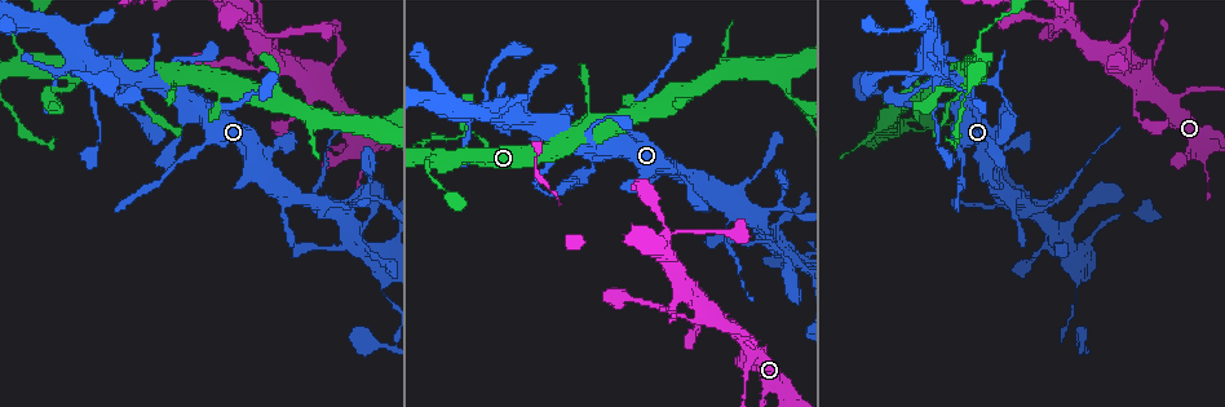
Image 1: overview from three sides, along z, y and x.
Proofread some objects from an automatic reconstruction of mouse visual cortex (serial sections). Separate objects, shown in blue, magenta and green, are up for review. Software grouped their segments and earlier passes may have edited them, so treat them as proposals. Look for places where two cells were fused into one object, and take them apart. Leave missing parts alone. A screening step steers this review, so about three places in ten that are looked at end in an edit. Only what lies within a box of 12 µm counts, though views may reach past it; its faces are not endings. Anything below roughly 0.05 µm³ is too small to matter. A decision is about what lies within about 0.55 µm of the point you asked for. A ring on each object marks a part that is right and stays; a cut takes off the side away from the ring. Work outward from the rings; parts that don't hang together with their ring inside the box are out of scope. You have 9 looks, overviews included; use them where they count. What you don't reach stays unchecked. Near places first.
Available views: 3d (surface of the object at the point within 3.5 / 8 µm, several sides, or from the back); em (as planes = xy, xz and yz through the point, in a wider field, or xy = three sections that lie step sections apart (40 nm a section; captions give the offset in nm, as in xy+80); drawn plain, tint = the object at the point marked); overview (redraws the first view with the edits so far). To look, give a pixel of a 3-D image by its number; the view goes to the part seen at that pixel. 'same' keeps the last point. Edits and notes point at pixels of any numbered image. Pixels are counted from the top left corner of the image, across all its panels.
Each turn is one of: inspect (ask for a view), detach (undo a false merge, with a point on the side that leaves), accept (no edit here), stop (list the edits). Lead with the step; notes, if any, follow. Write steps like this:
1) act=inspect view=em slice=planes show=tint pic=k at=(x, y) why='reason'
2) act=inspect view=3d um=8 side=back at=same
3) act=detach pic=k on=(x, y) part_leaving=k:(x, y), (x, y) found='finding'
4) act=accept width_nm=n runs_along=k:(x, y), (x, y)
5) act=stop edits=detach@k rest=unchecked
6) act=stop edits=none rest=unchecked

act=inspect view=3d um=3.5 pic=1 at=(202, 144) why='sudden change in width'

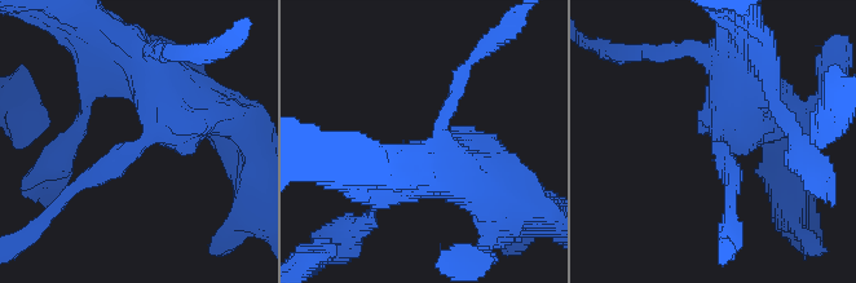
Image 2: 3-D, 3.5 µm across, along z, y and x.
act=inspect view=em slice=xy step=1 show=tint pic=2 at=(139, 141)

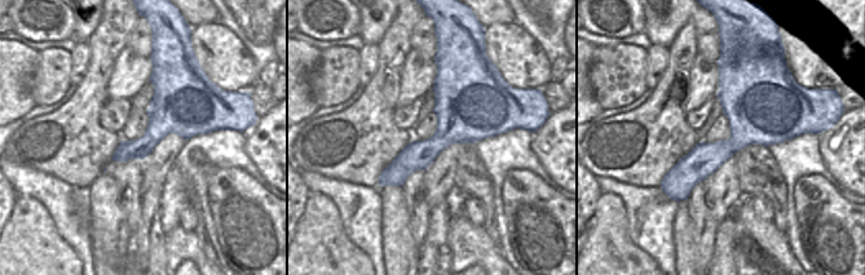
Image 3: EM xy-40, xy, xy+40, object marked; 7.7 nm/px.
act=inspect view=em slice=xy step=2 show=tint at=same why='another direction'

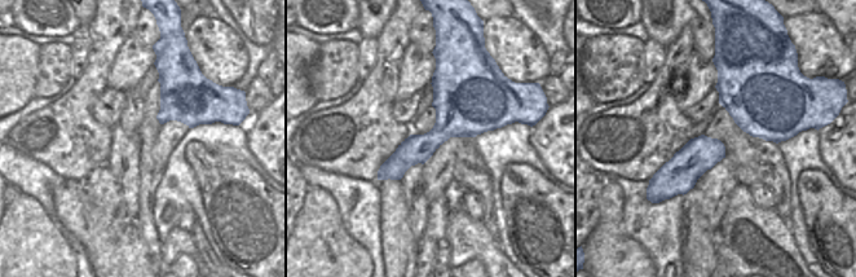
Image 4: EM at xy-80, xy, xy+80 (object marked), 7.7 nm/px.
act=accept width_nm=340 runs_along=2:(208, 113), (168, 116), (70, 191) found='continuous, no second cell'

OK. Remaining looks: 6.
act=inspect view=3d um=8 side=back pic=1 at=(174, 84) why='sudden change in width'

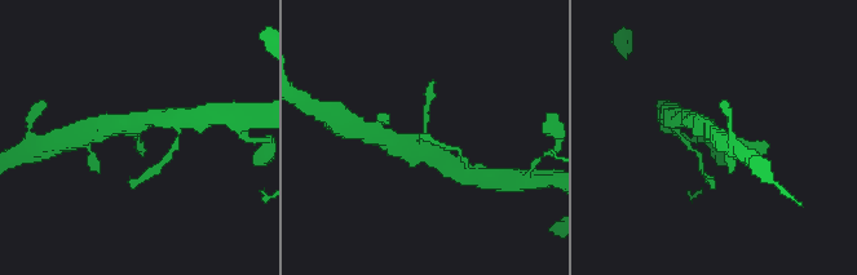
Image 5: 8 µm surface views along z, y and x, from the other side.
act=inspect view=em slice=xy step=1 show=tint pic=5 at=(133, 137) why='shape alone is not enough'

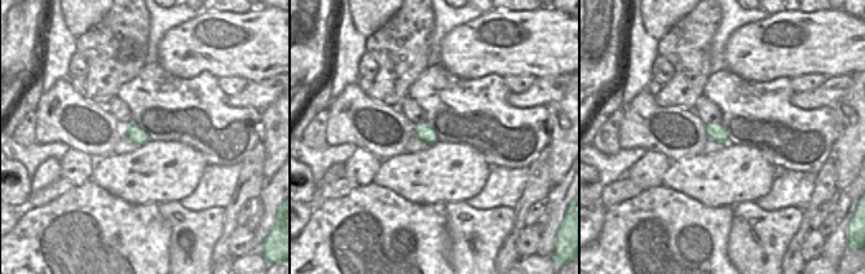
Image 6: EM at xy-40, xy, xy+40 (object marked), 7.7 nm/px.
act=accept runs_along=5:(694, 120), (708, 132), (756, 147) found='all the same cell'

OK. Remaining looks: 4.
act=inspect view=3d um=3.5 pic=1 at=(1129, 60) why='sharp bend'

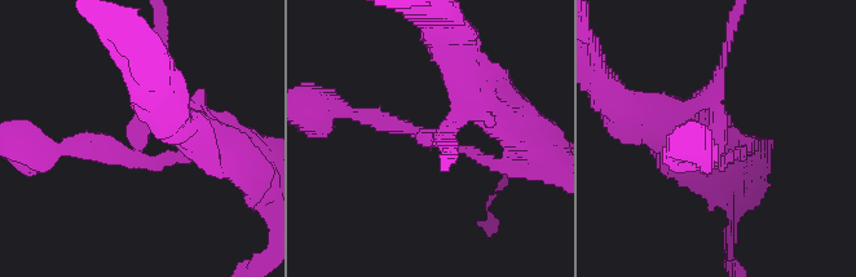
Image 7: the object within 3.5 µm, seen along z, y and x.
act=inspect view=em slice=xy step=2 show=tint pic=7 at=(424, 136) arm_widths_nm=200,250

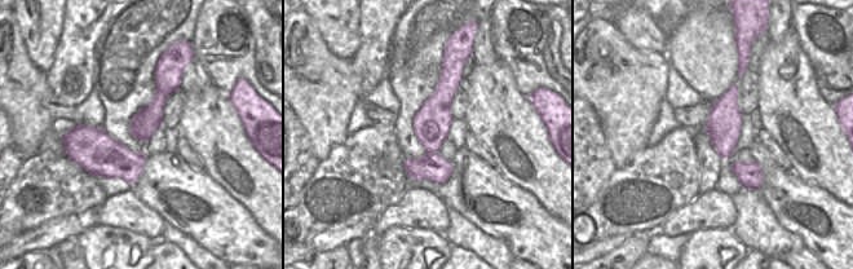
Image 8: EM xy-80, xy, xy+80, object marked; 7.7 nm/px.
act=accept width_nm=280 runs_along=7:(175, 109), (151, 101), (131, 153), (60, 149) found='one cell here'

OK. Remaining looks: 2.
act=inspect view=3d um=3.5 pic=1 at=(757, 213) why='four-way junction'

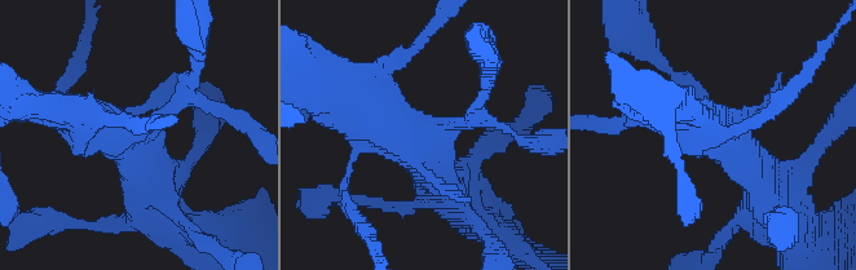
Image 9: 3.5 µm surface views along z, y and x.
act=inspect view=em slice=xy step=3 show=tint pic=9 at=(431, 130)

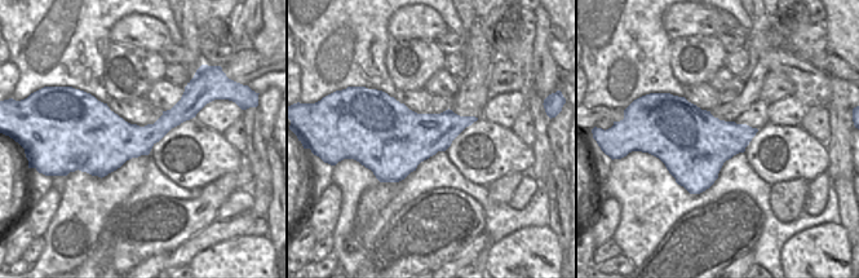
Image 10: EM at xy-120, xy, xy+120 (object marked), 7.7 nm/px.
act=accept runs_along=9:(344, 89), (411, 145), (446, 187) found='continuous, no second cell'

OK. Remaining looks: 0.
act=stop edits=none rest=unchecked

